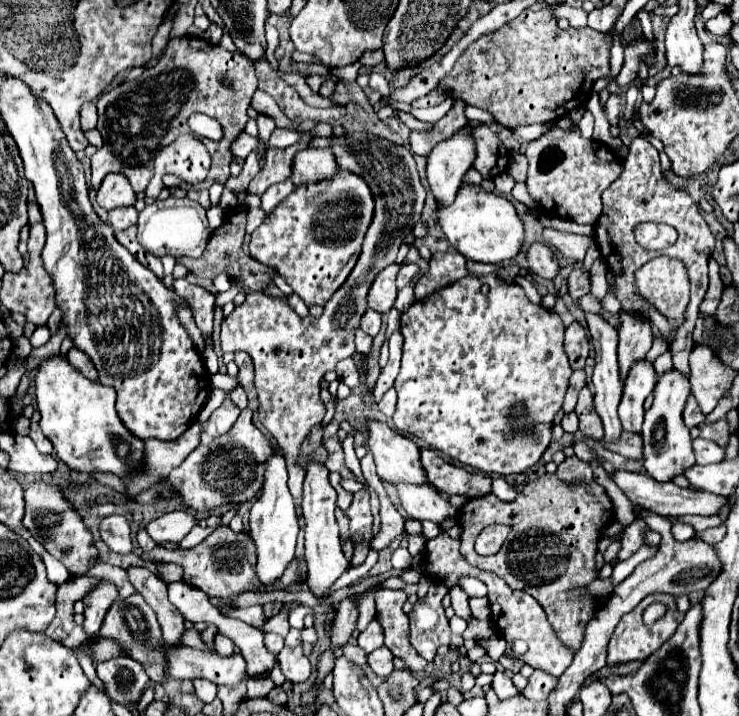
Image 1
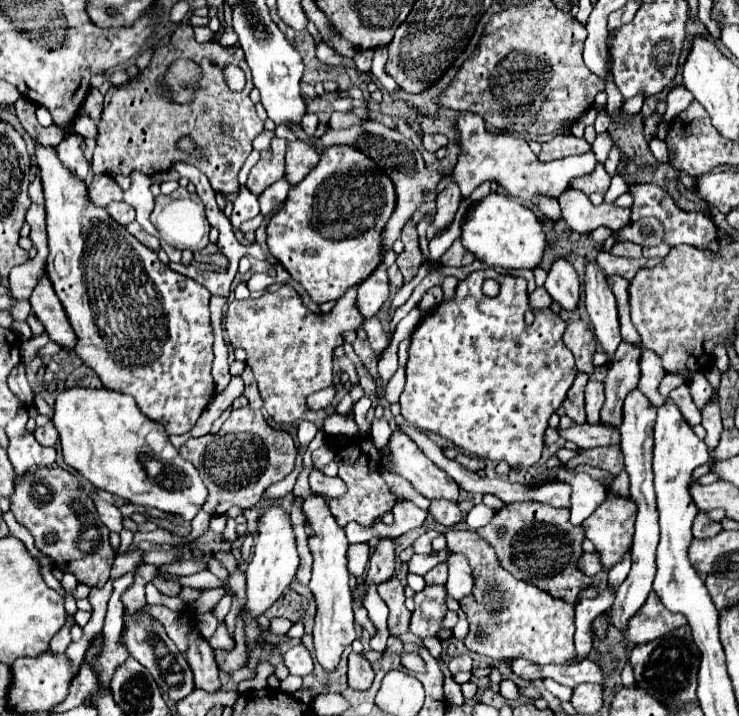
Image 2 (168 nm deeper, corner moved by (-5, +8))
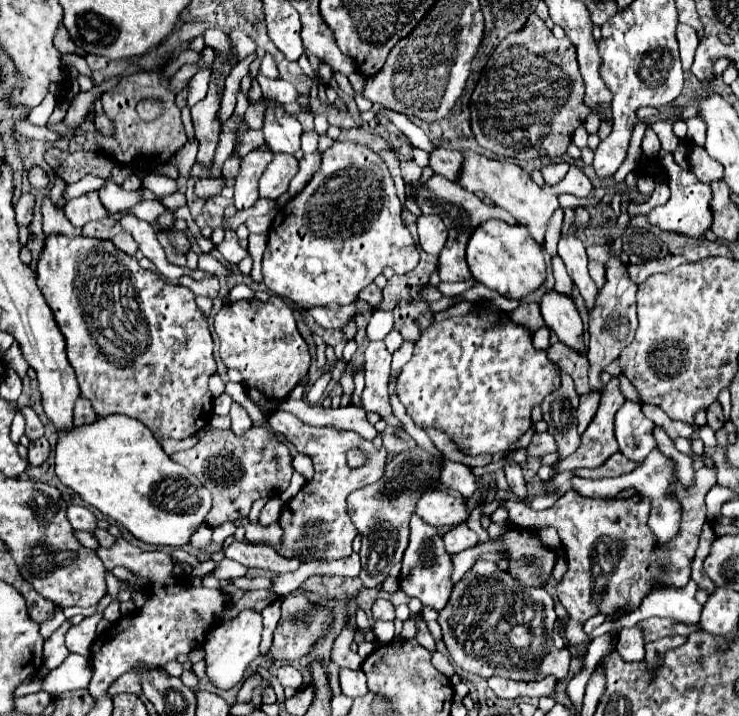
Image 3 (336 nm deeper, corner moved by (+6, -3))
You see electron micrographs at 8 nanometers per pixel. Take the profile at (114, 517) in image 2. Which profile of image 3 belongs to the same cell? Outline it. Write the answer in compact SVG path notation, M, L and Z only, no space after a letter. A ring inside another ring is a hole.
M68 505L68 521L74 529L82 529L82 531L92 531L96 527L96 517L86 509L86 507L80 507L80 505Z

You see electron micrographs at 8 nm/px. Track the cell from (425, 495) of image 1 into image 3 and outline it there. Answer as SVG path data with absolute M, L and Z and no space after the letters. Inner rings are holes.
M456 525L444 535L444 545L448 553L460 553L478 545L478 535L468 525Z

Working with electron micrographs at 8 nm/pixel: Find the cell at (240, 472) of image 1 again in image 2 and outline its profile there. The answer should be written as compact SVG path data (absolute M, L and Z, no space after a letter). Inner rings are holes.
M245 406L231 410L231 418L223 424L221 432L189 440L183 444L183 448L179 448L179 454L193 462L193 466L203 476L203 482L209 490L203 510L211 516L217 516L225 514L231 506L255 506L273 482L283 480L293 470L297 448L289 432L271 428L265 422L261 410Z

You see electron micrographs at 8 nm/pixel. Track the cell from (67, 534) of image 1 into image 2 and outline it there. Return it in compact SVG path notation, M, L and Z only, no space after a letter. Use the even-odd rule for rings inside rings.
M37 468L17 478L15 494L11 496L11 512L19 524L27 526L35 538L35 546L55 558L61 572L73 572L79 582L101 588L115 558L109 546L109 530L99 520L93 500L85 494L77 476L63 468Z

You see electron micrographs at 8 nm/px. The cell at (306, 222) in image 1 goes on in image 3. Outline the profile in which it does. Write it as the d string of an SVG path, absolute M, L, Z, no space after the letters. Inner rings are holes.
M334 141L332 147L324 151L322 165L308 185L292 197L272 221L262 261L266 287L272 293L310 309L330 303L350 305L358 291L370 285L384 267L392 267L398 275L410 273L418 265L418 249L410 231L404 227L400 213L402 203L396 195L388 165L366 145Z

